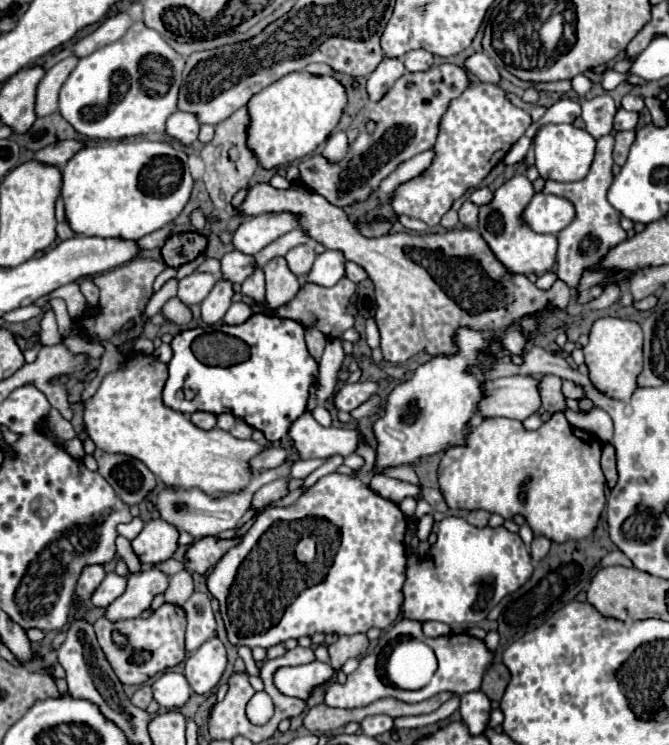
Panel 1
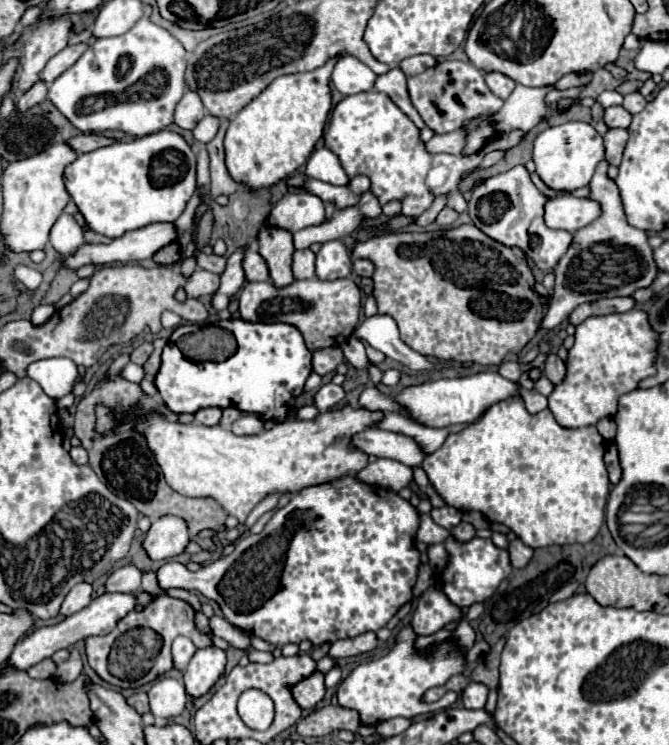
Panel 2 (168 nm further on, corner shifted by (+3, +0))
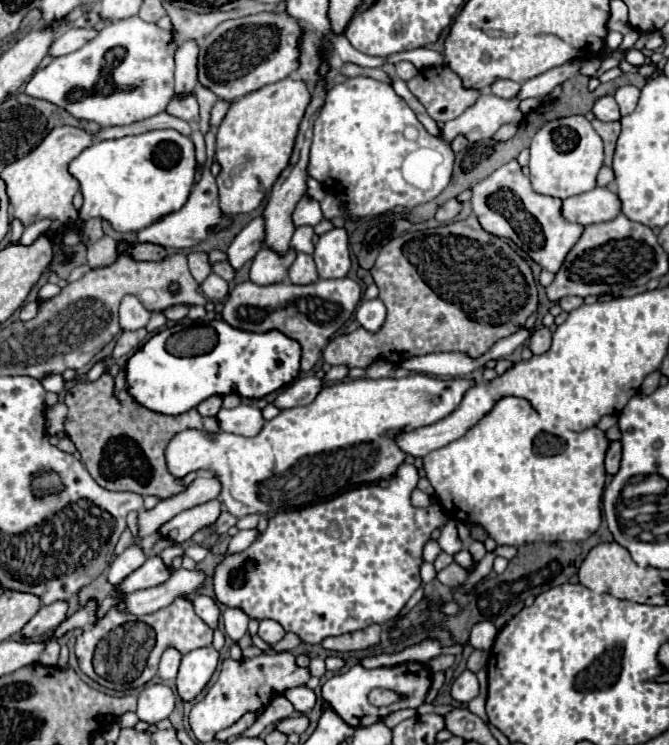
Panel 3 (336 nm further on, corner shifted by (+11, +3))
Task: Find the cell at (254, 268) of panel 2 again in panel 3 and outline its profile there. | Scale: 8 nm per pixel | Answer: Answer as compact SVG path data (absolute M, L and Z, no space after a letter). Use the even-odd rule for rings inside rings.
M261 248L257 252L257 256L251 262L251 272L249 278L255 284L273 284L273 282L281 282L287 276L287 268L291 266L295 258L295 250L289 250L283 258L279 254L275 254L269 248Z

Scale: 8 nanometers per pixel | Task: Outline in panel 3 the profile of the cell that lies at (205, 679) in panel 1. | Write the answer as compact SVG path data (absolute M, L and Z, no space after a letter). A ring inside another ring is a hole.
M213 646L191 650L183 656L177 674L177 692L187 702L193 700L205 684L211 680L219 662L219 654Z

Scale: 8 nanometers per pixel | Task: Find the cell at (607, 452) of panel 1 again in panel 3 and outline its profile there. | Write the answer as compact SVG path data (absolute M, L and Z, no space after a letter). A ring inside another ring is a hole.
M611 442L605 454L605 468L607 474L615 474L619 470L619 462L621 462L621 444L619 442Z

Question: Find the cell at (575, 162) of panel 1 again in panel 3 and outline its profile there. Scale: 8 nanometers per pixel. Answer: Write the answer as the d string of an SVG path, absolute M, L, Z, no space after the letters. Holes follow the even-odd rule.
M567 116L561 120L551 120L549 124L537 130L529 150L529 178L535 192L563 200L595 188L597 172L603 166L603 142L585 116Z

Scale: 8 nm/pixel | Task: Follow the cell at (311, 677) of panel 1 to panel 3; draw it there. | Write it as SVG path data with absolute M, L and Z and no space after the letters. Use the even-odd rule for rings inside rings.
M307 686L289 688L283 696L295 706L297 712L303 712L303 714L307 714L315 706L315 692L311 688L307 688Z

